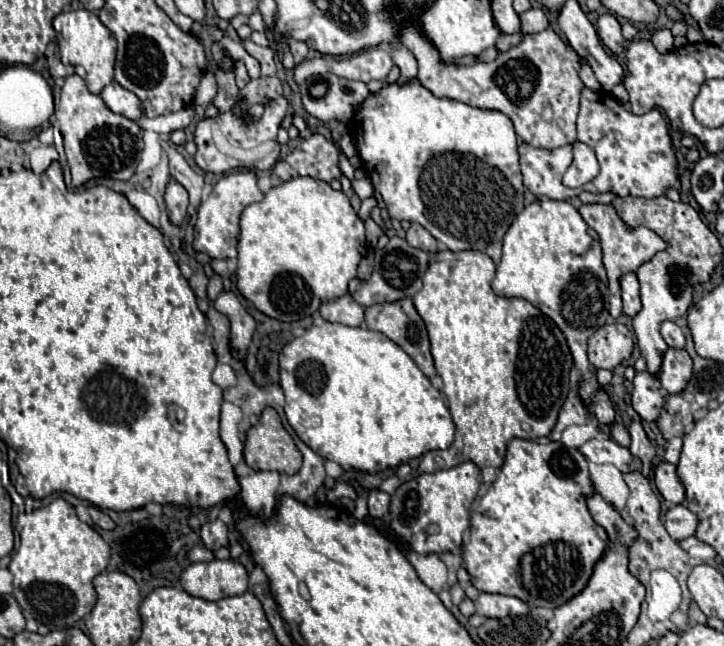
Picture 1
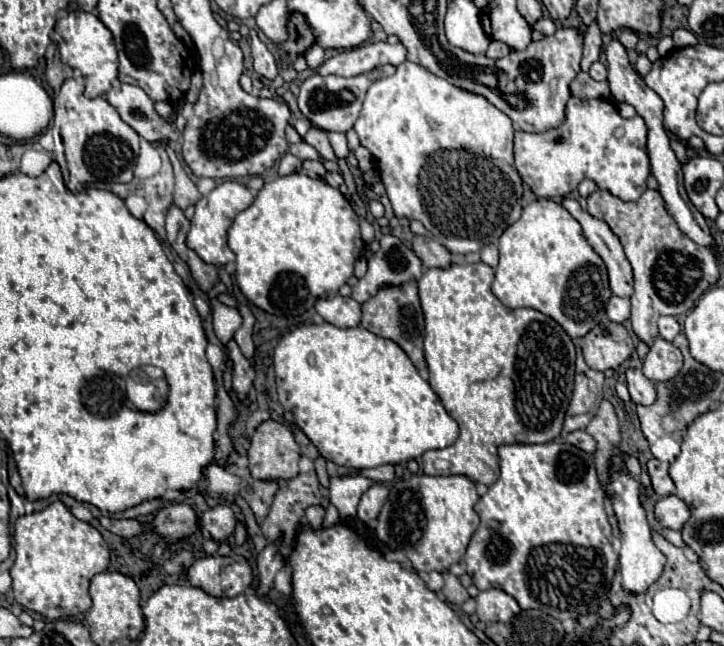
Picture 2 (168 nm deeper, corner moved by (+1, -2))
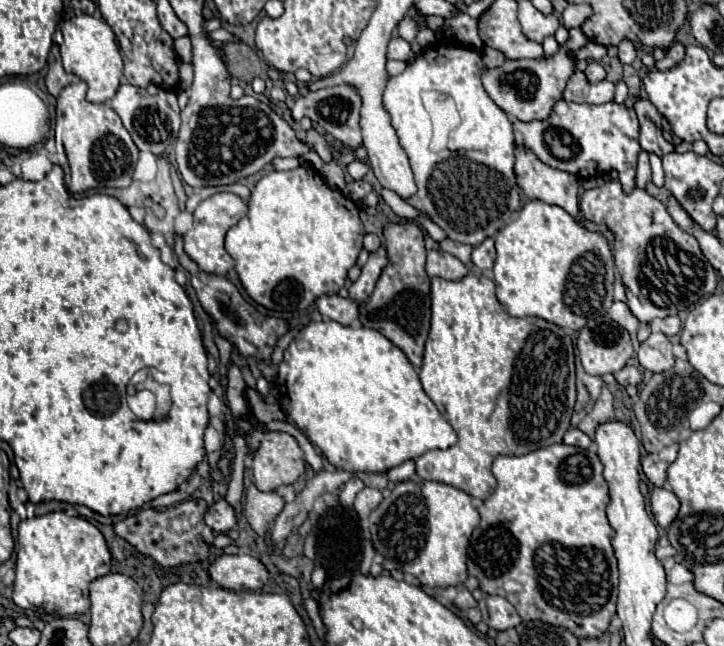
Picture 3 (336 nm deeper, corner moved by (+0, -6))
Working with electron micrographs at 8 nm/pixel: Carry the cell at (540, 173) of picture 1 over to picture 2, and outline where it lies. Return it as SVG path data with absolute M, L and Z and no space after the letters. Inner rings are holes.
M573 96L567 104L567 118L561 128L543 134L515 132L515 168L537 198L565 198L577 190L581 180L589 178L599 190L607 190L621 200L639 200L647 188L647 178L651 176L647 134L649 130L641 116L629 120L619 116L617 106L611 100L583 100Z

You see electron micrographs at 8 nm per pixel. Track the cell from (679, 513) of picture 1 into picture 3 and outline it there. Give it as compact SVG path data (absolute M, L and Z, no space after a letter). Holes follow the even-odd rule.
M654 486L654 488L650 490L650 508L652 508L654 520L656 520L662 528L668 528L670 522L674 520L674 516L678 514L680 502L678 502L678 498L674 496L674 492L670 492L670 490L666 490L666 488Z

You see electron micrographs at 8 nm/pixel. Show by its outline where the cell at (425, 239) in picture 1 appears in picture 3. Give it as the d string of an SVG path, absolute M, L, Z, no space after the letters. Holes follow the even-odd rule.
M428 250L426 274L430 278L438 276L438 278L444 278L444 280L460 280L468 274L468 268L456 256L452 256L448 252Z

